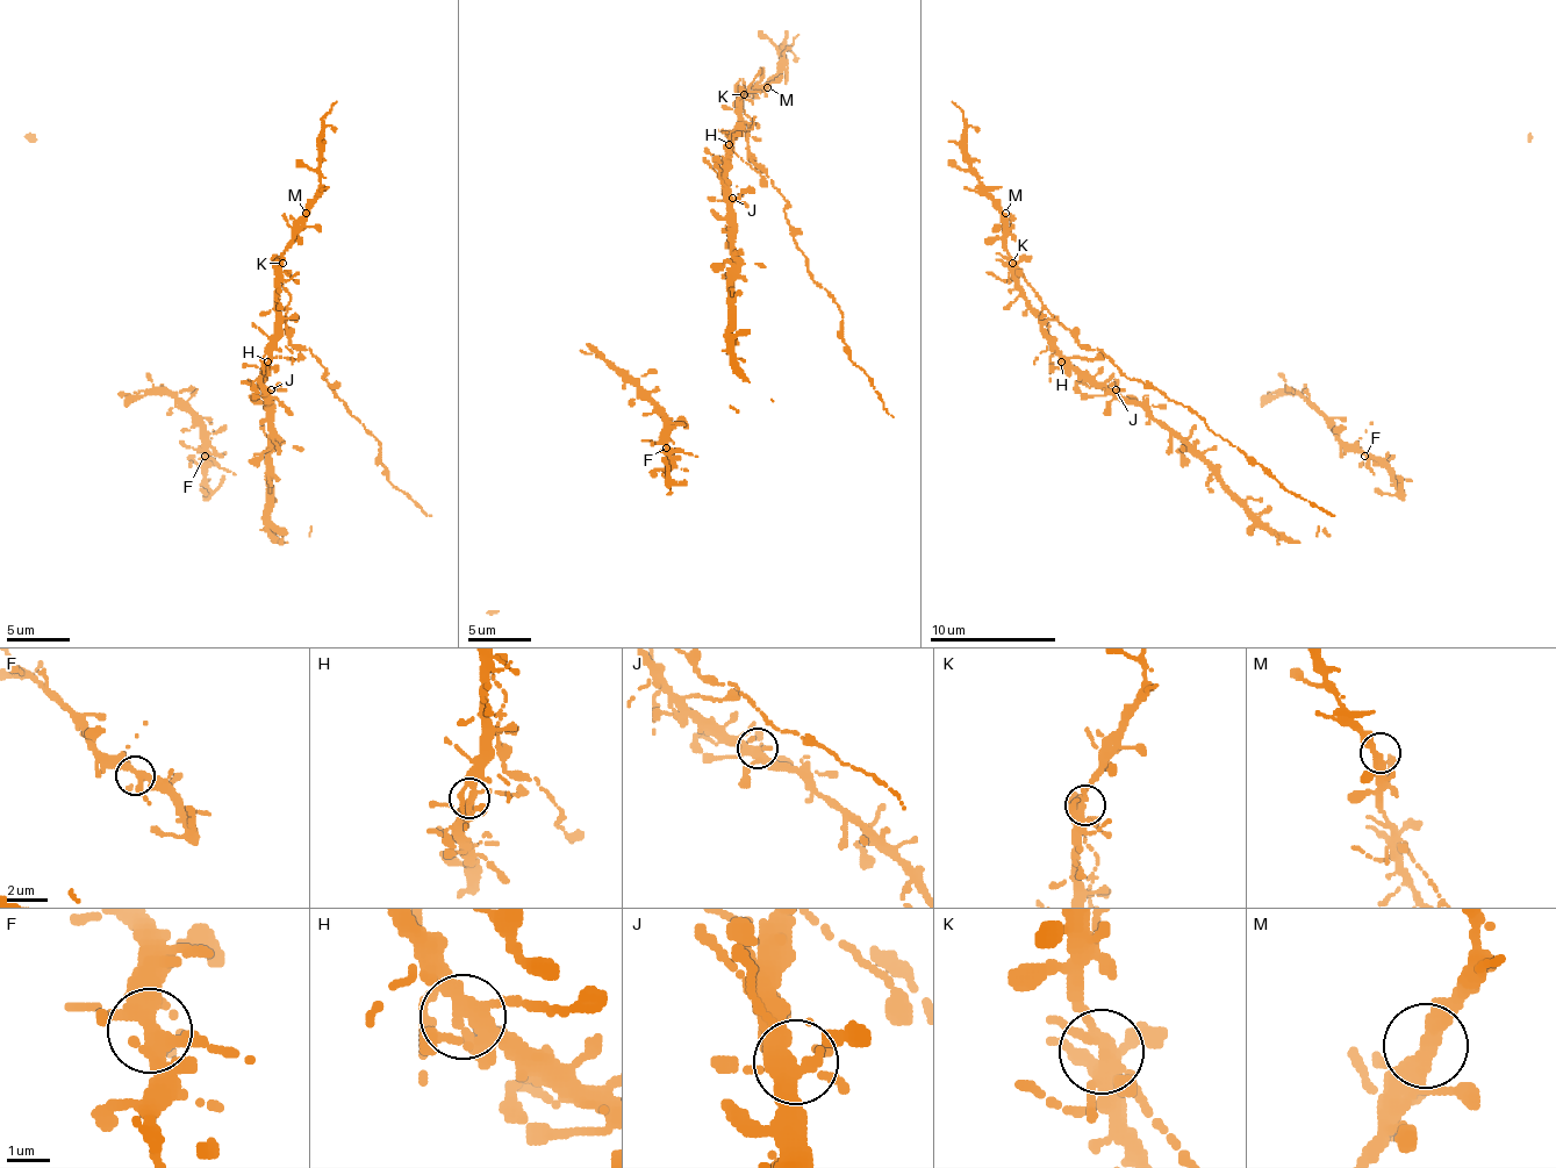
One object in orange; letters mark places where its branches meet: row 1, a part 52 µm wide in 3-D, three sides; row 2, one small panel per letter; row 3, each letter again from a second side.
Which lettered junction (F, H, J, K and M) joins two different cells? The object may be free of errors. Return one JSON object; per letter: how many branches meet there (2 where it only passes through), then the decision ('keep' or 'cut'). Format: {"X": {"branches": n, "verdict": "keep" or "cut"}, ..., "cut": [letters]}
{"F": {"branches": 4, "verdict": "keep"}, "H": {"branches": 6, "verdict": "keep"}, "J": {"branches": 6, "verdict": "keep"}, "K": {"branches": 8, "verdict": "keep"}, "M": {"branches": 4, "verdict": "keep"}, "cut": []}

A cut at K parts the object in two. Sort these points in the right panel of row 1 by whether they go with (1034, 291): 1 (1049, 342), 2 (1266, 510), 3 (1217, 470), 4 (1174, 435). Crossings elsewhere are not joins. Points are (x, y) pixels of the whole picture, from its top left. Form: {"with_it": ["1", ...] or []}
{"with_it": []}

